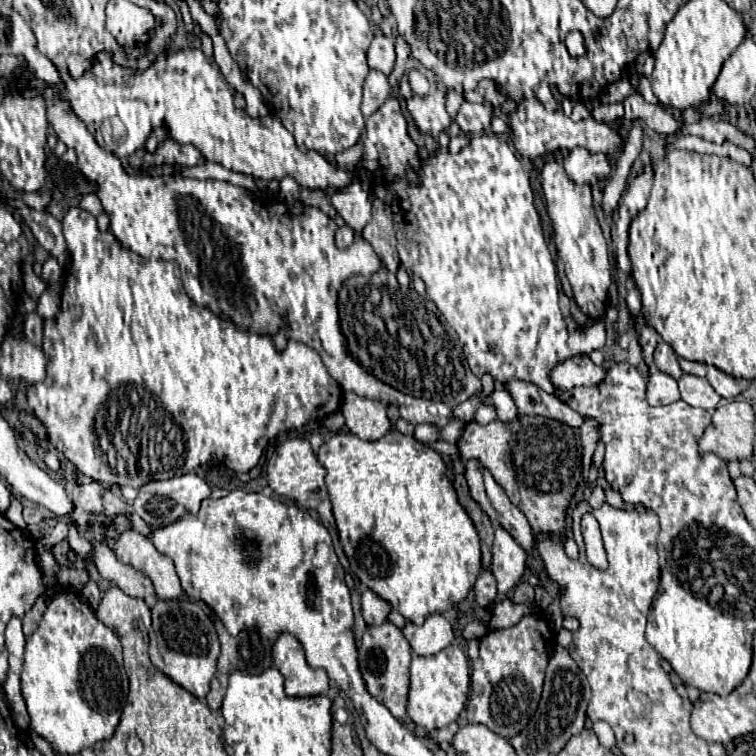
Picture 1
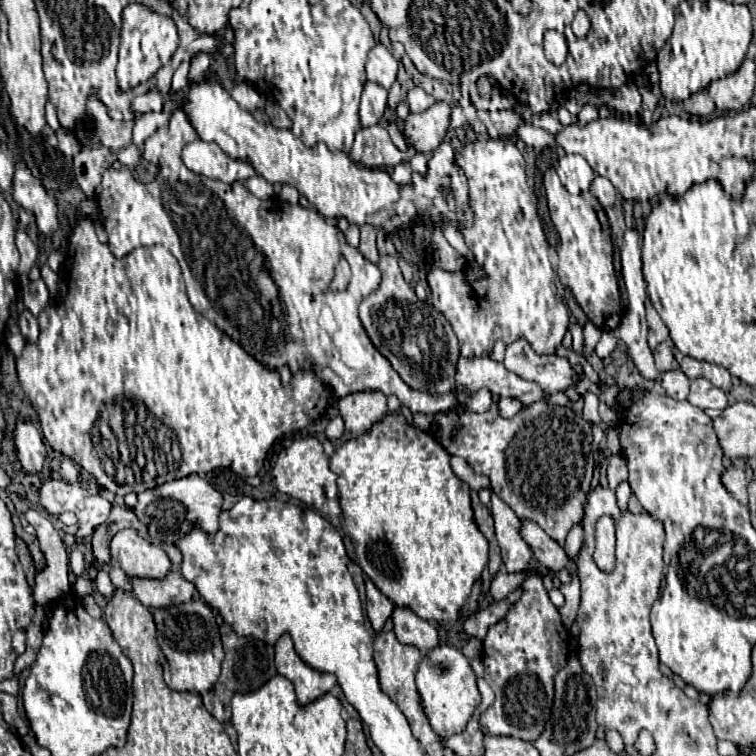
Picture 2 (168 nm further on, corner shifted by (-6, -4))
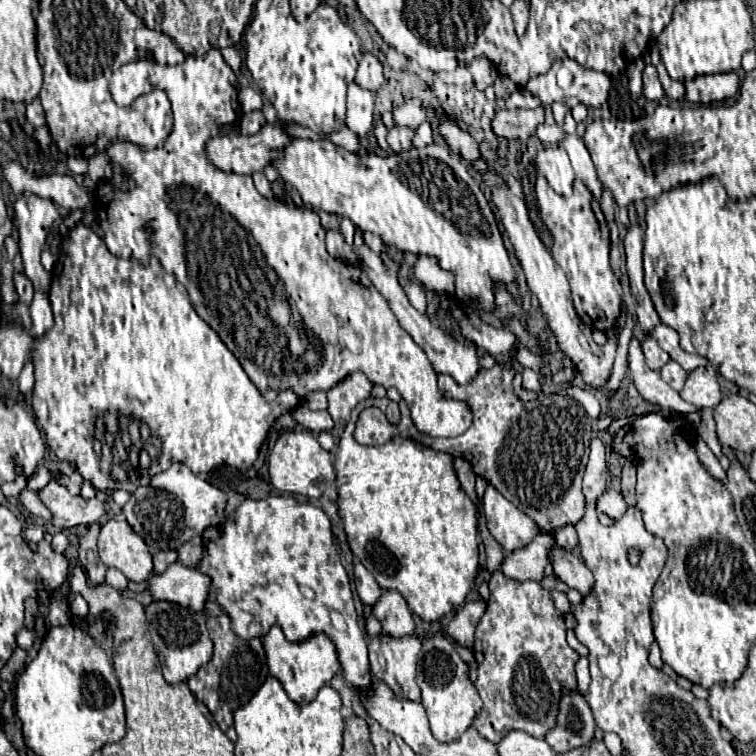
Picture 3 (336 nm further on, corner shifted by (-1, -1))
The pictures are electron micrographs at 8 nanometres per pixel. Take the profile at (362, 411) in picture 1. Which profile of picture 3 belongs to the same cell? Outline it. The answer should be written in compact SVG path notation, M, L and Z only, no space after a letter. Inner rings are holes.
M353 372L353 376L347 376L345 380L341 380L341 384L335 384L327 392L327 410L335 424L347 424L351 410L357 406L357 402L371 396L371 388L373 384L365 378L363 372Z

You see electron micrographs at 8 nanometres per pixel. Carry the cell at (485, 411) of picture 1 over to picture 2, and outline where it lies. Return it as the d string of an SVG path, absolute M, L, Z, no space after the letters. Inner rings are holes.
M500 399L500 401L498 401L498 413L500 413L502 417L506 417L506 419L514 417L520 409L522 409L522 405L520 405L520 401L516 401L516 399Z

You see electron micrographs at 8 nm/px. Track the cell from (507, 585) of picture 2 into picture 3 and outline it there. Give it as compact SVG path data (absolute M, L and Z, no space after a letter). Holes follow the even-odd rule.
M539 532L533 542L529 542L525 548L517 548L517 552L511 552L505 556L501 570L505 576L513 580L543 580L545 578L545 566L549 564L549 552L555 548L553 534Z

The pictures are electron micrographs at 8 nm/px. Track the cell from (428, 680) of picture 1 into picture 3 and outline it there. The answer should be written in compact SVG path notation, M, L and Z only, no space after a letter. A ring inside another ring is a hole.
M433 636L423 642L417 660L417 684L421 688L421 704L427 712L431 732L439 742L453 742L461 732L465 732L477 712L481 712L481 698L469 680L467 664L453 650L453 644L447 636Z

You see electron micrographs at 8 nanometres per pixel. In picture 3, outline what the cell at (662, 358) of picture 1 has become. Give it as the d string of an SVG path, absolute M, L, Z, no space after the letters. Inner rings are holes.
M649 336L643 340L641 348L643 348L643 354L645 354L645 362L647 362L647 366L651 370L661 370L669 362L669 354L663 352L659 348L659 344L653 338L649 338Z

